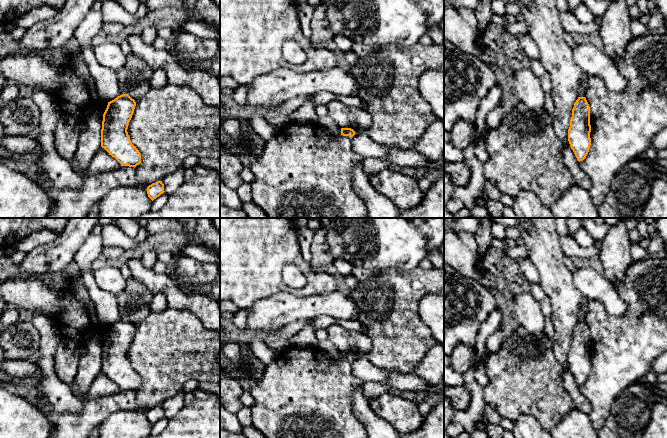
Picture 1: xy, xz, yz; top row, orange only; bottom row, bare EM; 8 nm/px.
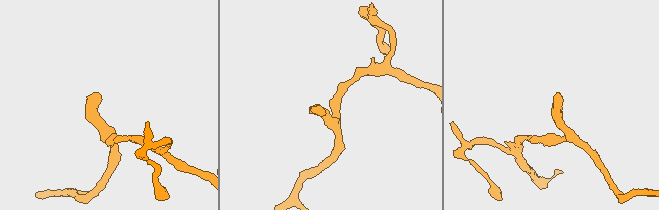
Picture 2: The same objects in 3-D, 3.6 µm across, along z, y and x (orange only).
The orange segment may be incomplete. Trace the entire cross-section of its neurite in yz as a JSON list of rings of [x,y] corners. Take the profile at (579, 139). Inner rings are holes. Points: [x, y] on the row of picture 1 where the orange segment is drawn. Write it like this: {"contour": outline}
{"contour": [[[578,97],[572,109],[568,141],[577,160],[583,161],[591,145],[590,106],[585,97]]]}

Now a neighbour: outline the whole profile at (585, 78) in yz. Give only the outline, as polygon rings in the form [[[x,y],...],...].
[[[583,73],[582,78],[580,80],[579,88],[577,91],[578,97],[585,97],[589,79],[590,77],[587,74]]]

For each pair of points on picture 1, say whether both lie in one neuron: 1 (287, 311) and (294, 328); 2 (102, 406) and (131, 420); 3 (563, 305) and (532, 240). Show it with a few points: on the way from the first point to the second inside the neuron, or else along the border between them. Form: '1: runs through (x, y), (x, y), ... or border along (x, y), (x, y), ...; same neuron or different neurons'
1: border along (306, 319), (292, 321), (275, 331); different neurons
2: border along (136, 409), (114, 411), (97, 427); different neurons
3: runs through (560, 289), (547, 256); same neuron

